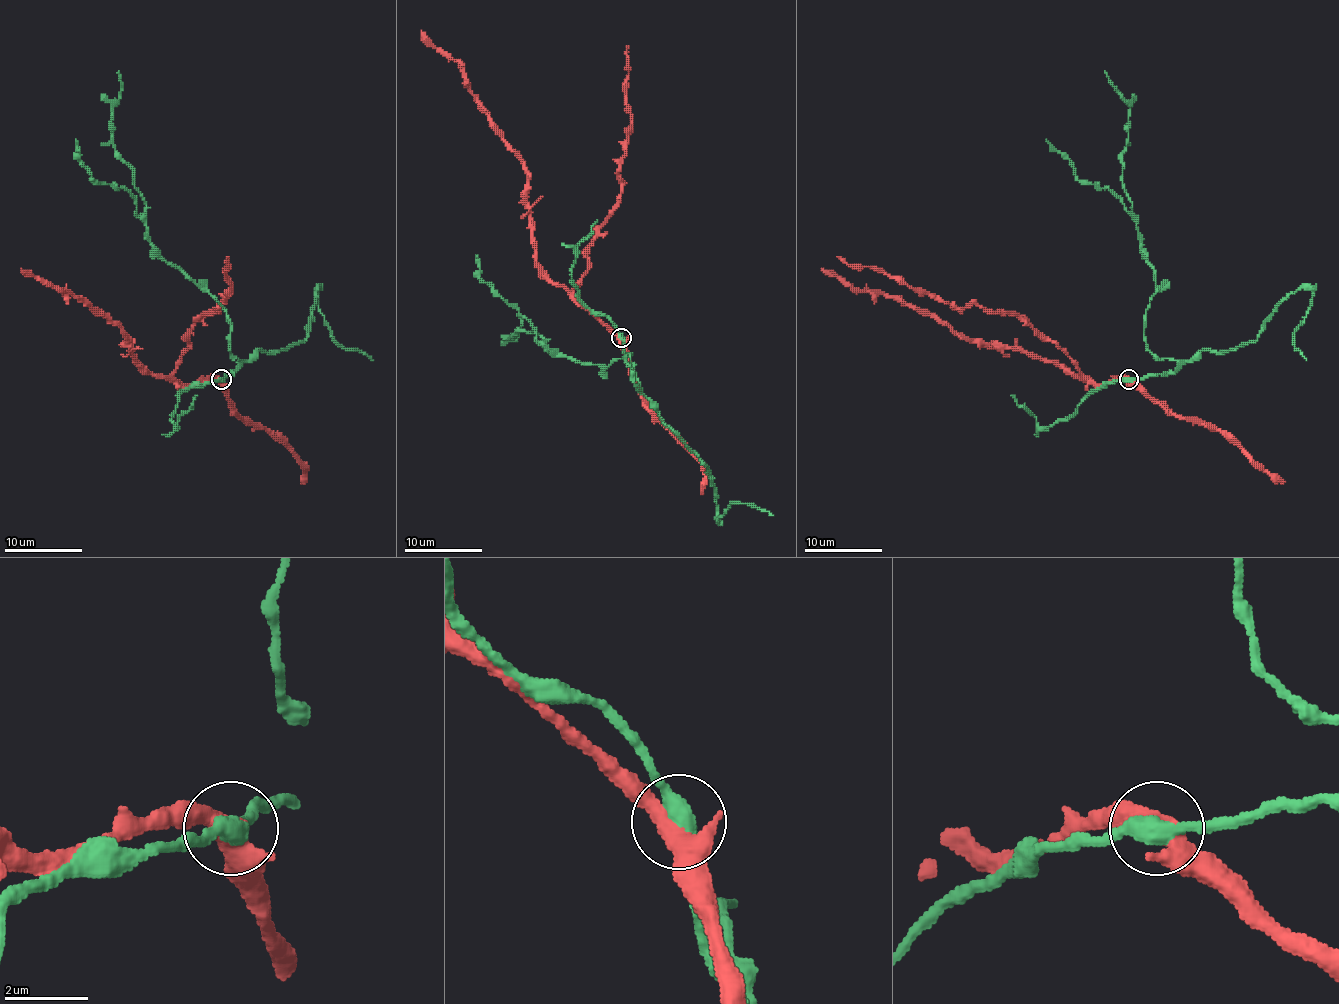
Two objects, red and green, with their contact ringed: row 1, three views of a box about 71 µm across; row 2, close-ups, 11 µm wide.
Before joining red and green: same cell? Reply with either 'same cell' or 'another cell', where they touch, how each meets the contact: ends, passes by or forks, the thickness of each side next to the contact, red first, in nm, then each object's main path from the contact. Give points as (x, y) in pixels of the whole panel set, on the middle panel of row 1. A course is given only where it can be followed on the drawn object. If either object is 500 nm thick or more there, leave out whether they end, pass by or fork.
same cell | (621, 338) | red forks | green passes by | 360/400 nm | red via (620, 337), (556, 284), (536, 261), (527, 208), (527, 167), (472, 93), (464, 69), (446, 57), (421, 30) | green via (620, 337), (638, 386), (630, 353), (607, 366), (550, 351), (534, 331), (513, 339), (519, 314)

